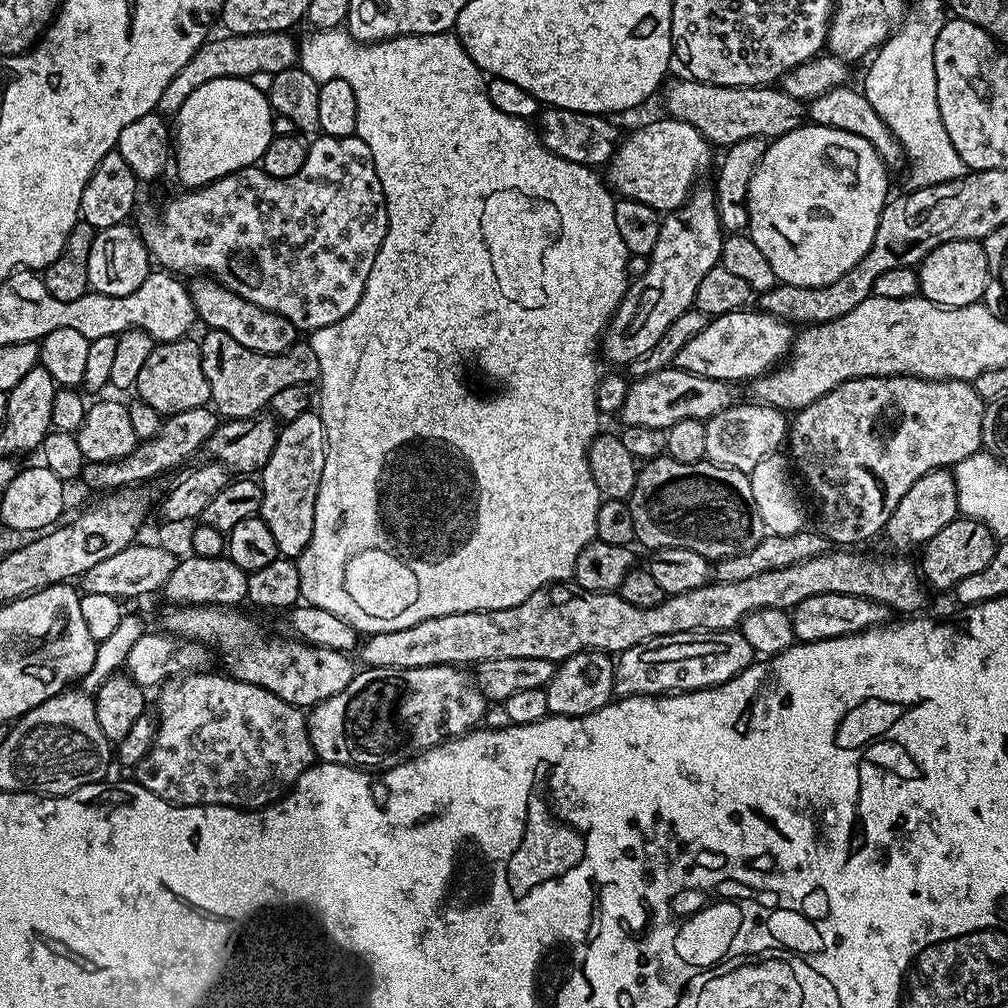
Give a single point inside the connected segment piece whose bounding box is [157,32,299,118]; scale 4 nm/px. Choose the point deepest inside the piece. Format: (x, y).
(241, 56)

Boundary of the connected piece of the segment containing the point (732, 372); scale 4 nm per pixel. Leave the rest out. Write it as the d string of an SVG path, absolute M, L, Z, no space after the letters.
M759 310L731 312L709 319L706 330L690 338L690 342L678 350L674 364L702 378L751 382L771 372L791 353L793 339L794 328L787 320L779 320Z

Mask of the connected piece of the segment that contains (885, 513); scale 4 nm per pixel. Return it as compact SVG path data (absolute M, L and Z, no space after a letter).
M871 376L871 377L870 377L870 378L858 378L858 379L857 379L857 380L851 380L851 381L850 381L850 382L842 382L842 386L838 386L838 387L837 387L837 388L835 388L835 389L834 389L834 390L830 390L830 391L829 391L829 392L827 392L827 393L826 393L826 394L825 394L825 396L823 396L823 397L822 397L822 398L818 398L818 402L814 402L814 403L813 403L813 404L811 404L811 405L810 405L810 406L806 406L806 407L805 407L805 408L804 408L804 409L803 409L803 410L801 410L801 411L800 411L800 412L798 412L798 413L795 413L795 415L793 415L793 416L792 416L792 417L791 417L791 420L790 420L790 427L789 427L789 429L788 429L788 435L787 435L787 437L786 437L786 449L787 449L787 448L788 448L788 452L789 452L789 453L788 453L788 452L787 452L787 455L788 455L788 456L789 456L789 457L790 457L790 460L791 460L791 456L790 456L790 455L792 455L792 460L793 460L793 461L792 461L792 460L791 460L791 463L792 463L792 464L793 464L793 465L794 465L794 468L795 468L795 464L794 464L794 463L796 463L796 468L797 468L797 470L798 470L798 471L800 471L800 476L801 476L801 478L802 478L802 479L804 479L804 484L805 484L805 486L806 486L806 487L808 487L808 488L809 488L809 490L810 490L810 491L812 491L812 496L813 496L813 498L814 498L814 499L816 499L816 512L817 512L817 514L818 514L818 515L820 515L820 524L818 524L818 528L819 528L819 531L821 531L821 532L823 532L823 533L824 533L824 536L825 536L825 537L826 537L826 539L827 539L827 540L829 540L829 542L831 542L831 543L832 543L832 544L833 544L833 545L836 545L836 546L860 546L860 543L862 543L862 542L863 542L863 540L868 540L868 539L870 539L870 538L871 538L871 536L877 536L877 537L879 537L879 536L880 536L880 535L881 535L881 533L883 533L883 531L884 531L884 527L885 527L885 526L886 526L886 522L887 522L887 521L888 521L888 519L889 519L889 518L890 518L890 514L894 514L894 510L895 510L895 509L896 509L896 507L897 507L897 506L898 506L898 502L902 502L902 494L906 494L906 490L910 490L910 486L914 486L914 482L918 482L918 478L922 478L922 474L926 474L926 473L927 473L927 472L933 472L933 471L934 471L934 470L935 470L935 468L948 468L948 467L949 467L949 466L955 466L955 464L957 464L957 463L958 463L958 462L962 462L962 461L963 461L963 460L965 460L965 459L966 459L966 458L970 458L970 457L971 457L971 456L973 456L973 455L974 455L974 454L975 454L975 453L976 453L976 452L979 452L979 451L981 451L981 448L982 448L982 434L983 434L983 433L984 433L984 409L985 409L985 407L986 407L986 401L984 401L984 400L983 400L983 399L982 399L982 398L981 398L981 397L980 397L980 395L979 395L979 394L978 394L978 390L977 390L977 389L976 389L976 385L975 385L975 383L972 383L972 382L969 382L969 381L966 381L966 380L923 380L923 379L922 379L922 378L918 378L918 377L917 377L917 376Z

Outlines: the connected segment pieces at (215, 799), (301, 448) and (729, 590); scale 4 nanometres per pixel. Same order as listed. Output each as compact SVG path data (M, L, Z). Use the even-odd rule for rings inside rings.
M201 671L199 674L188 674L175 682L168 682L159 689L160 697L156 700L156 736L152 739L152 745L148 753L136 763L135 781L150 794L168 801L170 804L226 804L233 808L243 808L245 810L259 810L268 807L269 804L275 804L281 796L285 795L295 784L296 779L306 769L312 767L314 763L314 753L310 734L308 733L308 722L305 713L296 705L270 694L262 686L254 686L250 682L233 680L227 674L215 676L212 672Z
M309 410L298 414L298 418L287 421L279 429L274 450L259 473L258 479L262 486L262 506L258 514L266 522L266 526L270 526L270 534L274 534L274 542L278 542L281 557L299 558L310 542L314 530L314 502L318 498L322 466L326 466L327 445L326 430L319 411Z
M829 550L821 554L818 558L810 558L806 562L798 562L794 566L782 566L782 570L766 570L763 574L753 574L750 578L745 578L742 582L722 582L716 580L698 586L698 590L686 590L686 594L674 594L673 596L665 596L664 601L658 606L650 606L649 608L639 608L638 606L630 606L630 602L626 602L616 592L591 592L590 590L582 590L582 586L578 586L575 582L561 582L559 584L547 584L544 588L534 590L534 594L530 594L530 598L526 598L526 602L518 602L518 606L510 606L502 610L486 610L485 612L463 612L462 614L442 614L438 618L426 618L426 622L418 622L418 626L406 626L402 630L390 630L389 632L373 632L359 645L358 655L360 654L361 665L370 668L393 668L394 670L414 670L415 668L425 668L426 666L442 666L443 664L451 664L453 666L475 666L481 660L497 660L498 658L546 658L553 662L559 662L570 658L579 652L606 652L609 654L619 654L630 650L634 646L638 646L647 640L653 640L659 636L666 634L686 634L687 632L730 632L739 629L742 621L747 618L754 610L762 610L763 608L782 608L791 610L798 606L798 602L802 602L802 598L810 598L814 594L826 594L827 592L837 592L838 594L850 594L851 596L861 596L867 600L877 600L879 604L885 604L890 610L896 608L900 614L916 614L920 607L924 604L924 592L926 593L926 585L922 579L921 573L918 571L917 565L912 564L908 560L864 560L864 556L860 550Z

